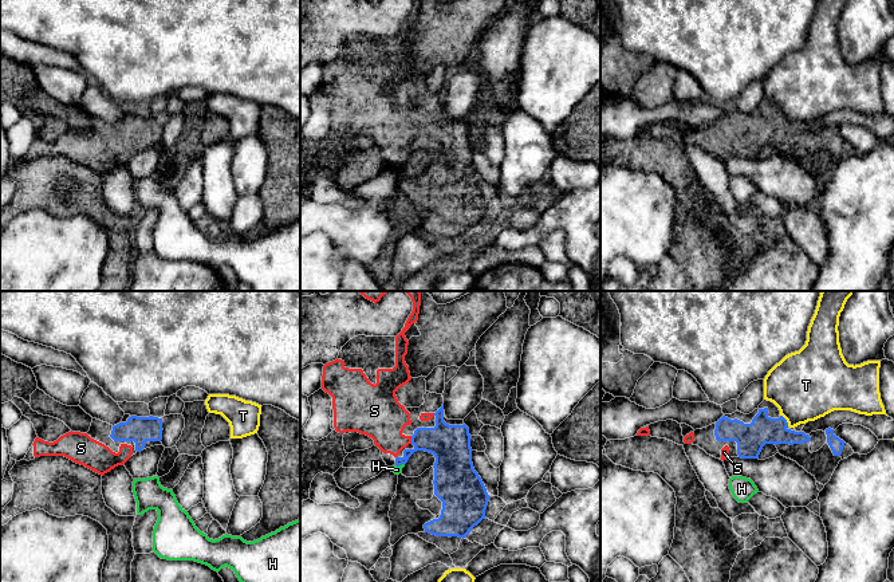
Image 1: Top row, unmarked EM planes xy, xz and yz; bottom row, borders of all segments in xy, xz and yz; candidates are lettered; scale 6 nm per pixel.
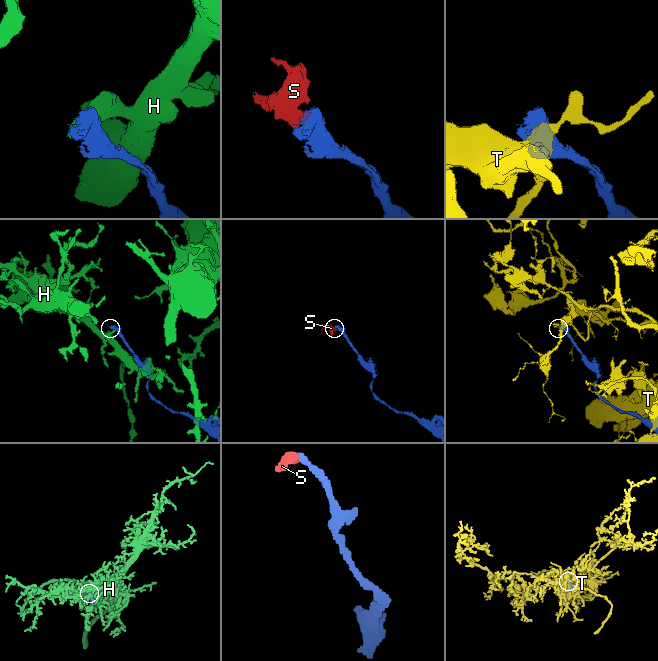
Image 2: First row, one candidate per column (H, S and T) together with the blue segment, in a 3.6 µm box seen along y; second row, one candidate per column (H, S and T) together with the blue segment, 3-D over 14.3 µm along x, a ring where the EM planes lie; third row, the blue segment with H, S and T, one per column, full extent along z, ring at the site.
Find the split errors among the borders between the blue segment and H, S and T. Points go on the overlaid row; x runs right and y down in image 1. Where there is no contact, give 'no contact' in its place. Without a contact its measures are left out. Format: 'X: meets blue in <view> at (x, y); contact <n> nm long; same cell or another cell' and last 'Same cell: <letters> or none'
H: meets blue in xz at (400, 464); contact 60 nm long; another cell
S: meets blue in xz at (412, 440); contact 50 nm long; same cell
T: meets blue in yz at (786, 420); contact 90 nm long; another cell
Same cell: S

